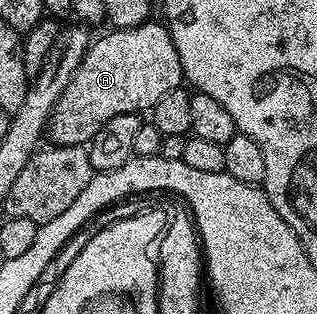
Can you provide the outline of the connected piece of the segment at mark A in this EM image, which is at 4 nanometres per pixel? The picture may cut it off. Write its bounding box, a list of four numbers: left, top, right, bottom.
[49,19,183,145]

